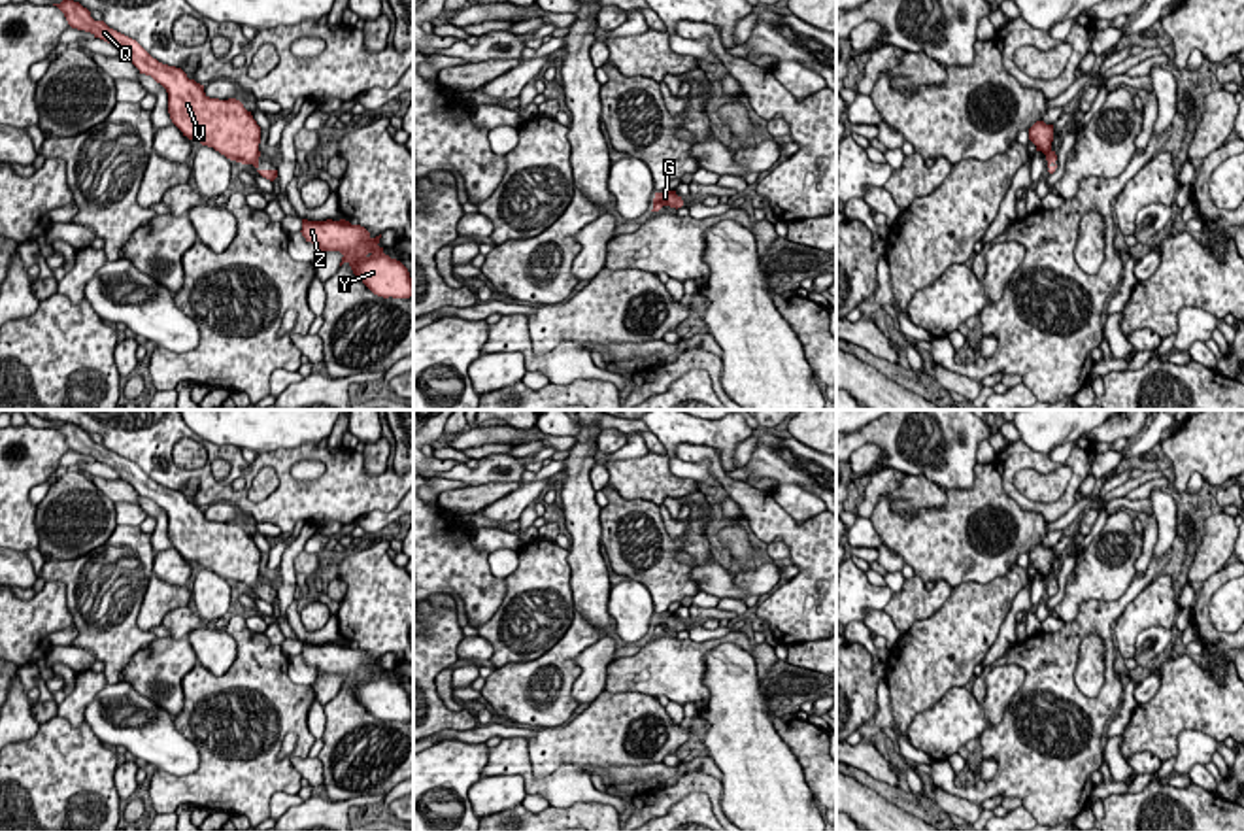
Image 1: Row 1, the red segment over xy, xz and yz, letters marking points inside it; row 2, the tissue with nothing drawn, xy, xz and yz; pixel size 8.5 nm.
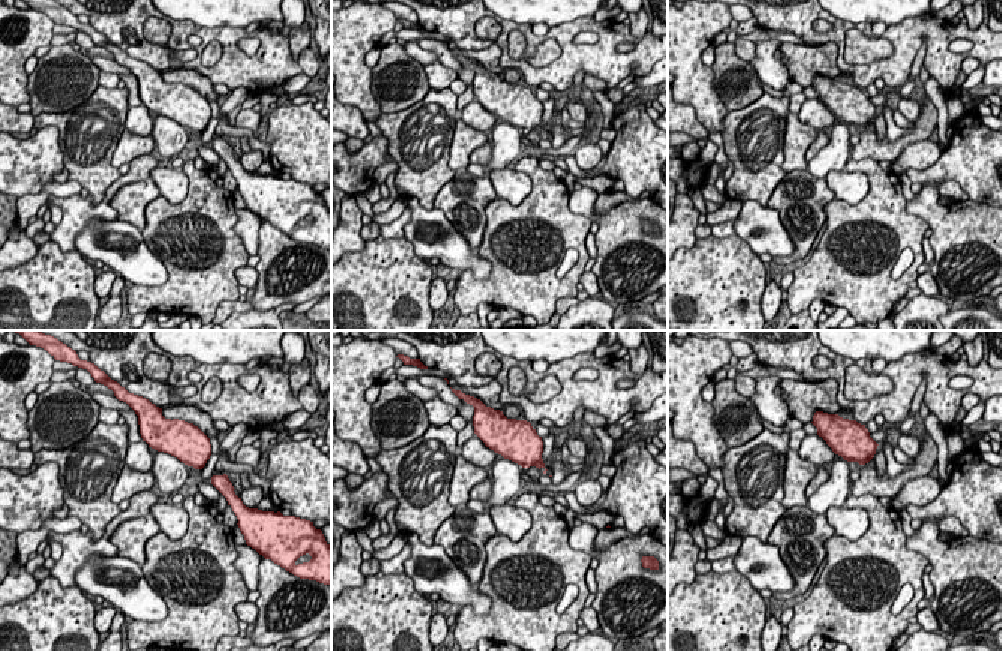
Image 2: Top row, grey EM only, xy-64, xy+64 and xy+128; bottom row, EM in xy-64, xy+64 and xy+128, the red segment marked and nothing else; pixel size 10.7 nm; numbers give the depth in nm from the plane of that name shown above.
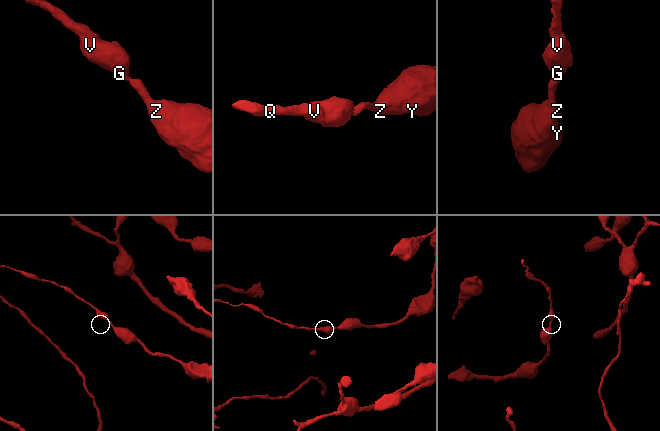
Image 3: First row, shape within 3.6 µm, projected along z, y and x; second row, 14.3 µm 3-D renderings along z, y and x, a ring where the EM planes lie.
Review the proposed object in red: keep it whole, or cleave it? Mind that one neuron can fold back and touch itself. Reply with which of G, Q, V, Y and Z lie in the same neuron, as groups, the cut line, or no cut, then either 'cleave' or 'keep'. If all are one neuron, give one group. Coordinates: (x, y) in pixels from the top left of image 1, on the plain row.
G Q V Y Z | no cut | keep

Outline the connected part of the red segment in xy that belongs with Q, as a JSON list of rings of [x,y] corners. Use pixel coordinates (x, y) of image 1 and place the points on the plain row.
[[[64,421],[53,429],[64,436],[72,451],[91,455],[94,461],[111,466],[140,497],[160,506],[168,516],[170,542],[183,559],[213,570],[230,584],[253,587],[270,604],[277,601],[277,593],[259,591],[261,550],[240,523],[210,521],[204,508],[189,502],[181,491],[159,485],[136,463],[109,451],[104,444],[94,444],[79,425]]]

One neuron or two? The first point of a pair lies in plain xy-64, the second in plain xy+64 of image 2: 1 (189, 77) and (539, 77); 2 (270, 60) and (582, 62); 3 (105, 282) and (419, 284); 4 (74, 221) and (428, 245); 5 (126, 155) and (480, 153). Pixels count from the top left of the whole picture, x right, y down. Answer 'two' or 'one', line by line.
1: two
2: one
3: two
4: two
5: two

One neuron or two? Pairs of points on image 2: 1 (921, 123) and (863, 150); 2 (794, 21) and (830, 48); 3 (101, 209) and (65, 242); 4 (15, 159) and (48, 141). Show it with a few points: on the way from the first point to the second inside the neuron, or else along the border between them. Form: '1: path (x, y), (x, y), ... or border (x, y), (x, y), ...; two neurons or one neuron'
1: path (909, 138), (893, 150), (878, 150); one neuron
2: border (803, 44), (833, 42), (837, 47), (840, 74); two neurons
3: path (90, 210), (68, 231); one neuron
4: path (23, 159), (30, 159), (41, 149); one neuron

